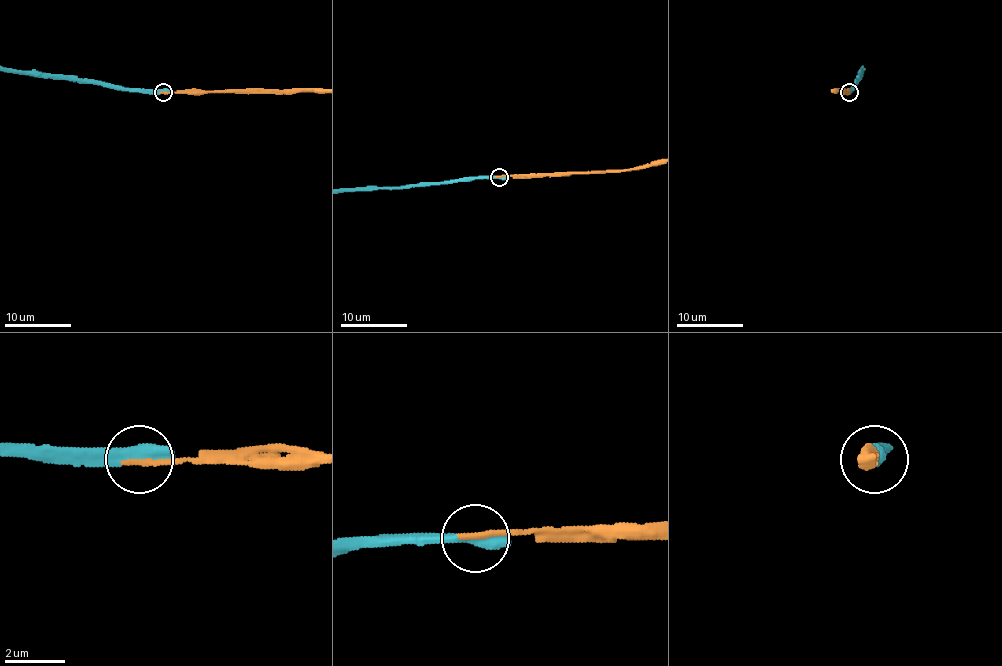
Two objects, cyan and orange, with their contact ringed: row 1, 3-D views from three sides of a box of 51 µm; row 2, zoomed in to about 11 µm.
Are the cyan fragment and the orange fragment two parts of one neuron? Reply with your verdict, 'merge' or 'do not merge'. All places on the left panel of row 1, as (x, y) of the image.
merge

